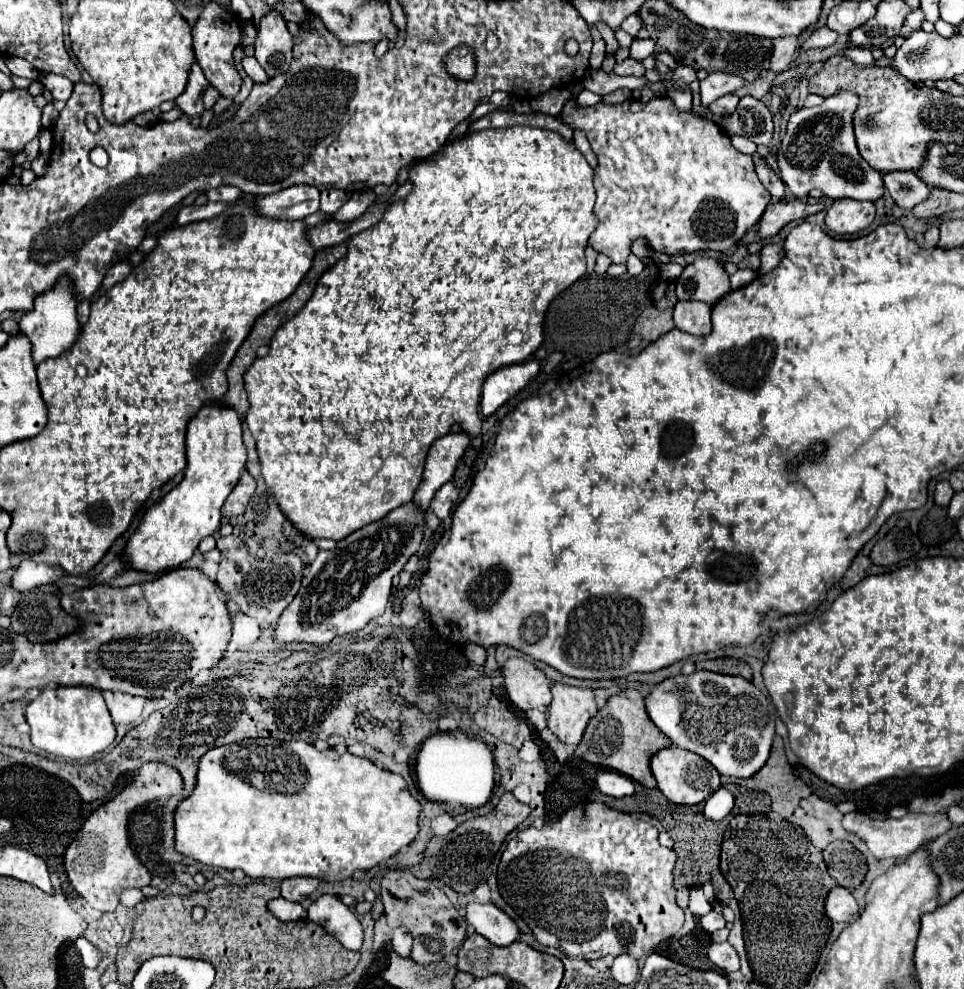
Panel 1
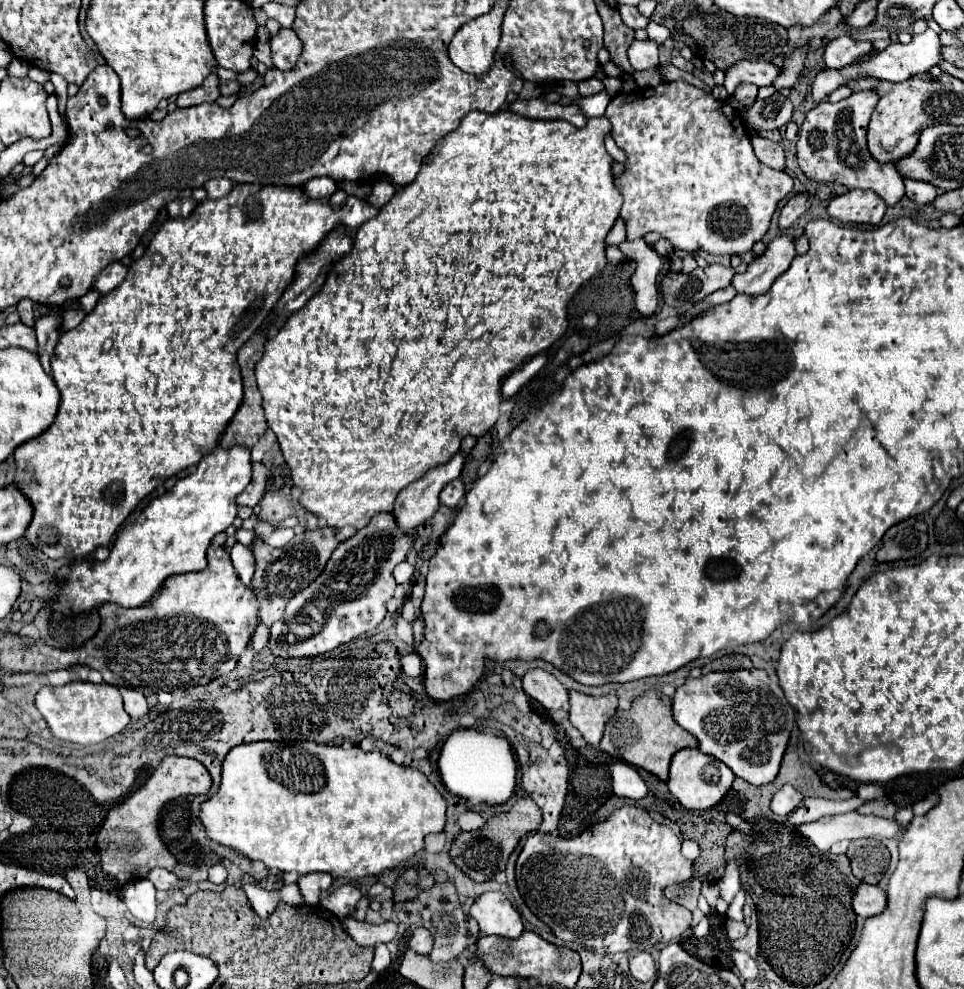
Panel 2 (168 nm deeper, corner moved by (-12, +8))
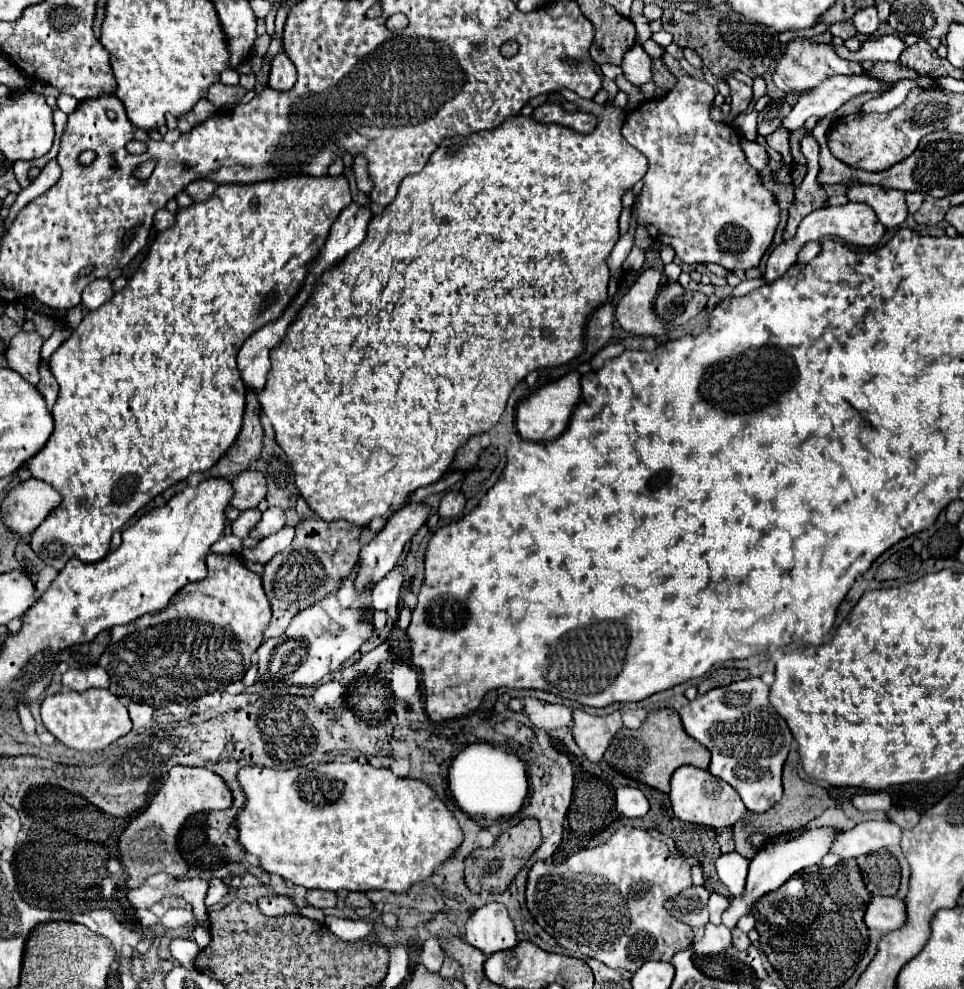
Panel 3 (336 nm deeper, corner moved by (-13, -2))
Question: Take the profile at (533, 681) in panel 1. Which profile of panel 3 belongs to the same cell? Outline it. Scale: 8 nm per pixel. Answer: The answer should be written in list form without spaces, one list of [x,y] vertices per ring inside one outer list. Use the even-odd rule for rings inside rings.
[[[525,697],[523,707],[533,721],[535,727],[543,731],[553,731],[559,727],[569,727],[571,725],[571,709],[559,703],[545,703],[535,697]]]

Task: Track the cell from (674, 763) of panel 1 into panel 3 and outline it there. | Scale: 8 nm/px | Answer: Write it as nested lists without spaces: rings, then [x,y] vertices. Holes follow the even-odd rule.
[[[683,765],[679,767],[671,777],[671,791],[669,799],[673,805],[673,813],[685,821],[685,823],[697,823],[697,825],[709,825],[709,827],[731,827],[737,819],[741,819],[747,811],[741,797],[735,793],[735,789],[725,783],[723,779],[717,779],[705,769]]]

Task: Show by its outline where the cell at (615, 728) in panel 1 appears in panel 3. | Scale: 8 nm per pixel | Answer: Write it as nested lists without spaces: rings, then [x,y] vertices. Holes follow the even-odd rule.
[[[659,709],[649,713],[639,729],[621,729],[605,751],[605,761],[619,773],[637,779],[649,787],[655,787],[663,793],[669,793],[669,779],[677,767],[693,765],[707,769],[709,759],[709,751],[683,731],[679,715],[671,709]]]

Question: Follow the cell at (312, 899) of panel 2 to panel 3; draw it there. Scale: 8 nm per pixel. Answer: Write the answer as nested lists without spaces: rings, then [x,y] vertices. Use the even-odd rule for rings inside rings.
[[[309,889],[305,899],[309,905],[319,907],[319,909],[335,907],[335,903],[337,903],[337,895],[333,891],[321,891],[321,889]]]

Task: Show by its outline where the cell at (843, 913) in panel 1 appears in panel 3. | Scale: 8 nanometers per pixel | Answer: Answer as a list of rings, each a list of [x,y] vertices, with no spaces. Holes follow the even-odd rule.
[[[871,897],[865,911],[865,925],[881,933],[899,929],[905,923],[905,903],[897,897]]]

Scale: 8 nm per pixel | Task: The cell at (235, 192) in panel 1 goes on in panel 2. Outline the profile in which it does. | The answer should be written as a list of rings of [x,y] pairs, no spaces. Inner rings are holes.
[[[208,179],[202,187],[206,189],[208,199],[220,199],[220,197],[224,197],[224,195],[230,193],[232,185],[234,185],[234,183],[228,181],[228,179]]]

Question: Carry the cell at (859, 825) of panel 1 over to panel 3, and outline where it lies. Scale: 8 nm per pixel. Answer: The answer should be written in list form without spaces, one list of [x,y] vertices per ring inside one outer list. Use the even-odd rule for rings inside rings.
[[[817,827],[817,829],[805,831],[801,837],[791,839],[791,841],[787,841],[787,843],[783,843],[783,845],[769,845],[769,847],[761,849],[761,851],[751,859],[751,863],[749,863],[749,893],[745,895],[745,903],[743,903],[743,901],[733,901],[731,907],[723,913],[723,923],[725,923],[727,927],[735,927],[737,919],[739,919],[741,915],[747,915],[749,909],[753,907],[753,903],[755,903],[761,895],[765,895],[765,893],[769,893],[769,891],[781,887],[793,873],[797,873],[797,871],[801,871],[801,869],[805,869],[805,867],[811,867],[811,865],[819,865],[821,859],[831,851],[831,845],[837,841],[839,833],[841,833],[841,831],[839,831],[837,827]]]

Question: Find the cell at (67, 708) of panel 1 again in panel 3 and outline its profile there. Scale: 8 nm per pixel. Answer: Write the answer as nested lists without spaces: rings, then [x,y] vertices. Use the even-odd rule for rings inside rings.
[[[89,689],[83,693],[63,691],[57,695],[49,695],[41,703],[41,719],[43,725],[57,737],[57,741],[77,751],[105,749],[109,743],[131,731],[127,707],[109,689]]]

